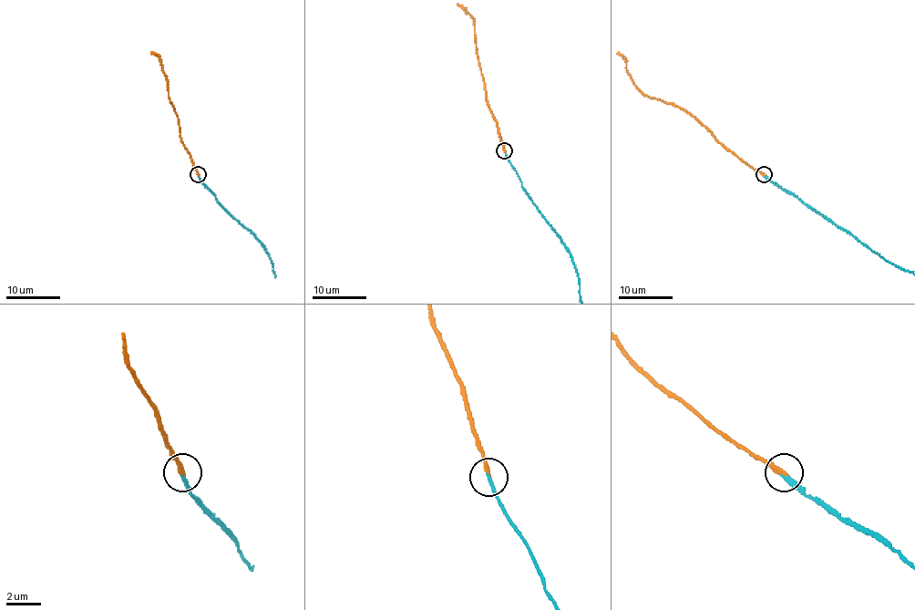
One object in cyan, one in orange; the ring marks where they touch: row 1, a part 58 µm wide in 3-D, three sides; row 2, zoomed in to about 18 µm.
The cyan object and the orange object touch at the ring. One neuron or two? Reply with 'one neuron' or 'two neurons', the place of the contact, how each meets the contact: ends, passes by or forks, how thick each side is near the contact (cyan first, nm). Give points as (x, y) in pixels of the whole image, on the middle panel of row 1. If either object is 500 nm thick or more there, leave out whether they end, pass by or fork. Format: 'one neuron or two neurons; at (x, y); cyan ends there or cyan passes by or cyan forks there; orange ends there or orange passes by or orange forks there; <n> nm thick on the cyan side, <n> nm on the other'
one neuron; at (504, 150); cyan ends there; orange ends there; 200 nm thick on the cyan side, 220 nm on the other

